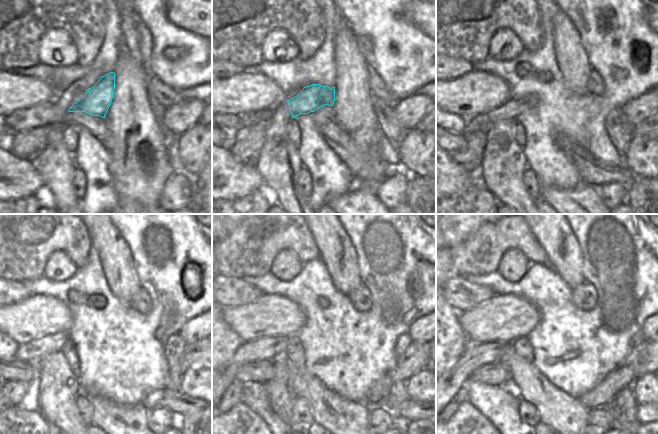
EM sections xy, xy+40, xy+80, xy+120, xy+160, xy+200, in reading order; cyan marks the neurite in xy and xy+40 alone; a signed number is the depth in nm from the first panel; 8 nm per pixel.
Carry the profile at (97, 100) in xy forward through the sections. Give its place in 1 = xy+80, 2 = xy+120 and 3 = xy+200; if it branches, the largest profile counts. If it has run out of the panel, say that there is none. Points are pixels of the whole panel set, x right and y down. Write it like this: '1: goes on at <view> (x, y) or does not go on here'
1: goes on at xy+80 (510, 110)
2: goes on at xy+120 (33, 351)
3: goes on at xy+200 (475, 354)

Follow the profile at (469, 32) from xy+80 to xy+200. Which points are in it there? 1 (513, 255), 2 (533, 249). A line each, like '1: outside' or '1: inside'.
1: outside
2: inside

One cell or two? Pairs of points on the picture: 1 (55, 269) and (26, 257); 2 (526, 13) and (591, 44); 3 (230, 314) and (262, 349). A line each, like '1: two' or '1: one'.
1: two
2: two
3: two

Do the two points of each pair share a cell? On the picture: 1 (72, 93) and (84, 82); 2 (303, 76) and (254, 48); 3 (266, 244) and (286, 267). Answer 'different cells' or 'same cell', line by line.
1: same cell
2: different cells
3: different cells

